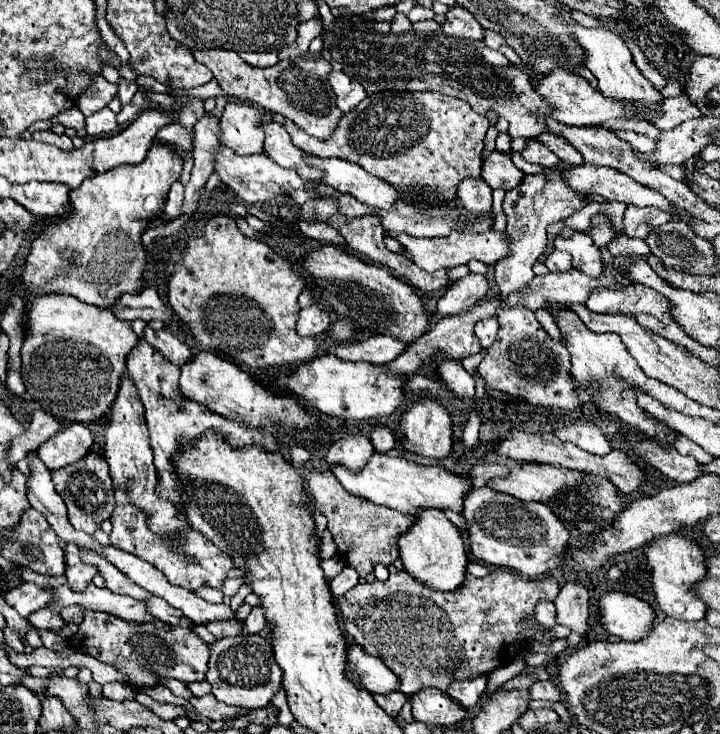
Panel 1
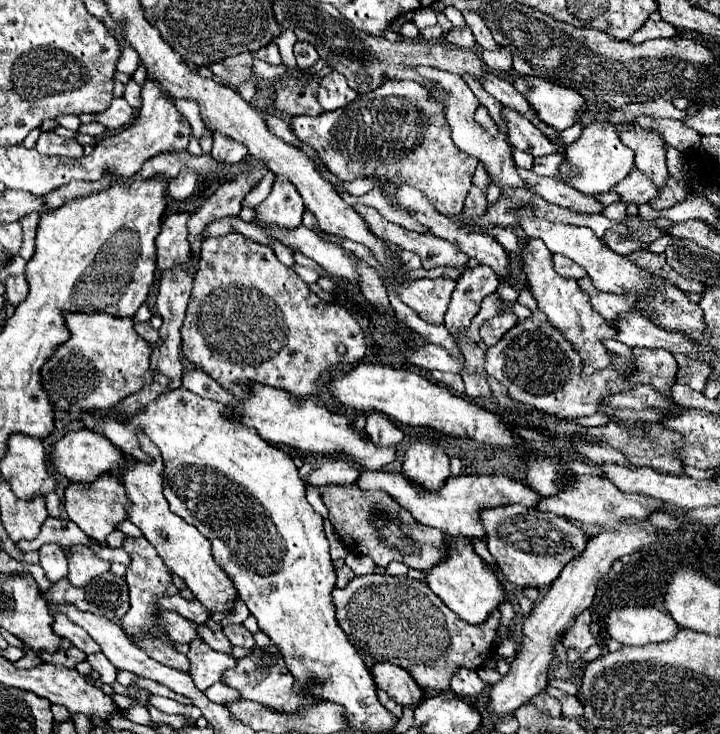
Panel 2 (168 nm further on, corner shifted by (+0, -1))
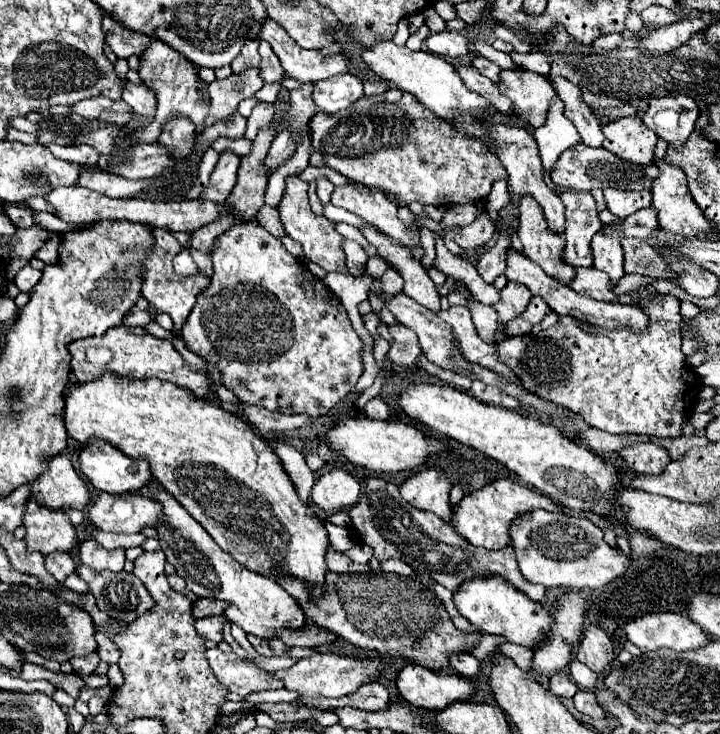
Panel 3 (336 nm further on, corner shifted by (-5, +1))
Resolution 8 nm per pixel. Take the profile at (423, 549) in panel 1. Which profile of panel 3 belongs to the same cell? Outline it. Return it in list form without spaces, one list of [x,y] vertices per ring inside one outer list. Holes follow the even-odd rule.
[[[499,576],[475,578],[465,582],[461,590],[453,594],[453,602],[459,614],[465,616],[481,632],[503,636],[507,642],[525,646],[529,650],[539,646],[553,626],[553,618],[547,614],[547,610],[541,604],[529,600],[523,592],[515,590],[515,586],[511,586],[507,580]]]

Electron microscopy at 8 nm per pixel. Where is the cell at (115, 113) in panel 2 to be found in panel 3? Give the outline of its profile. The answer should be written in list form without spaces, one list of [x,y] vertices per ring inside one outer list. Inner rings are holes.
[[[95,96],[95,98],[87,98],[83,102],[77,102],[71,106],[73,112],[85,116],[87,120],[93,120],[93,118],[99,118],[101,112],[107,112],[107,110],[115,110],[115,112],[131,112],[131,108],[119,100],[119,102],[113,102],[109,98],[103,98],[103,96]]]

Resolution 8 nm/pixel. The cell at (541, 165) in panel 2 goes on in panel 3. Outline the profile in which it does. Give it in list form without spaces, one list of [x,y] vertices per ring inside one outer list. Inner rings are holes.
[[[583,142],[571,146],[557,160],[557,168],[551,172],[551,180],[559,188],[571,190],[593,190],[593,188],[617,188],[617,190],[651,190],[651,182],[659,176],[659,168],[655,164],[635,166],[633,162],[623,162],[615,154],[605,148],[591,148]]]

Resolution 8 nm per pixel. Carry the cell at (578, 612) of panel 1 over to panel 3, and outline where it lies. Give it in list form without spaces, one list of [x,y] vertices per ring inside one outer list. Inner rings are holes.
[[[589,626],[583,634],[583,640],[581,640],[581,646],[577,652],[577,660],[583,662],[585,666],[589,666],[597,674],[607,672],[615,660],[613,644],[611,644],[609,636],[601,628]]]

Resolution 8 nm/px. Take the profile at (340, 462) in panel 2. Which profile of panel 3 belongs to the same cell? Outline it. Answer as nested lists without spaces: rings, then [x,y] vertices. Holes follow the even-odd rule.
[[[345,470],[325,472],[311,490],[313,504],[331,514],[351,508],[359,498],[359,482]]]

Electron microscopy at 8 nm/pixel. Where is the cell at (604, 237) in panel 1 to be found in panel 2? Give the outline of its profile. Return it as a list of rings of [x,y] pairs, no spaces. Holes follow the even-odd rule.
[[[516,166],[516,168],[518,168],[518,174],[522,176],[522,182],[526,184],[526,188],[530,188],[534,194],[540,194],[544,200],[564,206],[574,212],[582,212],[582,214],[602,214],[604,206],[596,198],[576,192],[574,188],[570,188],[568,184],[564,184],[560,180],[538,176],[536,172],[520,168],[520,166]]]

